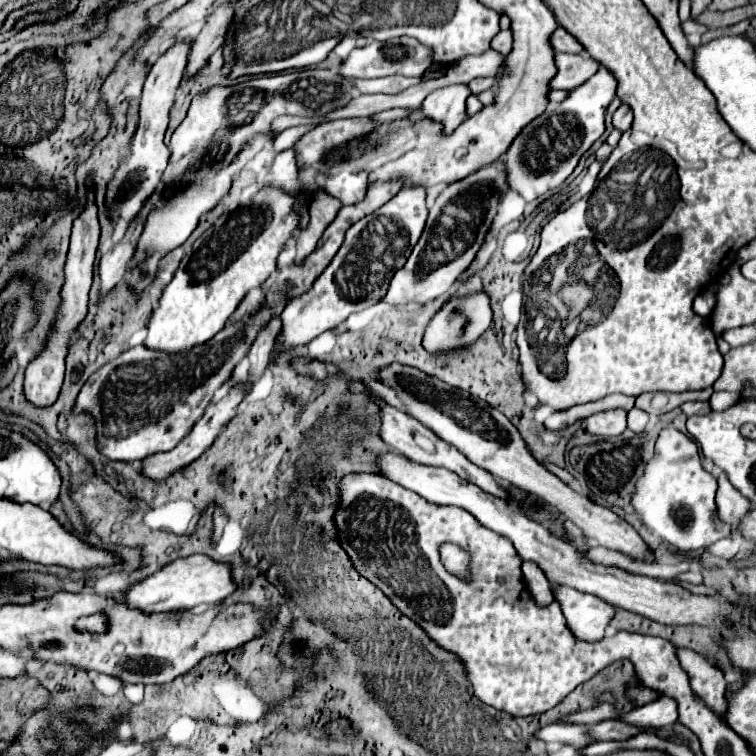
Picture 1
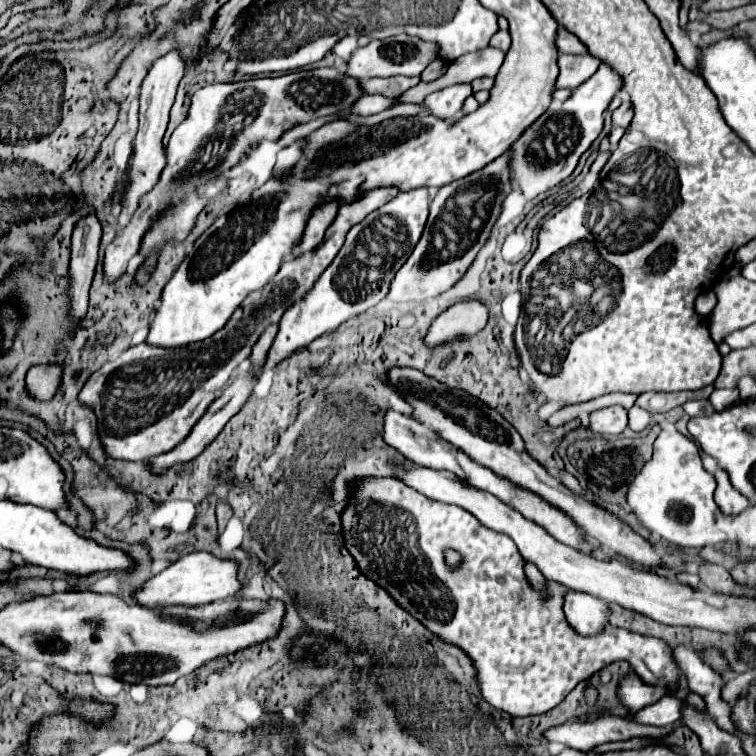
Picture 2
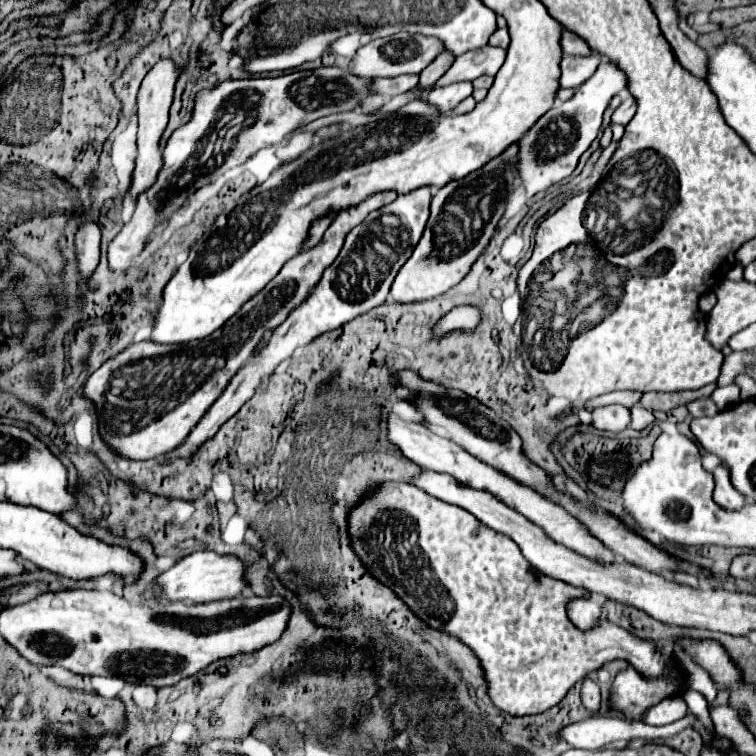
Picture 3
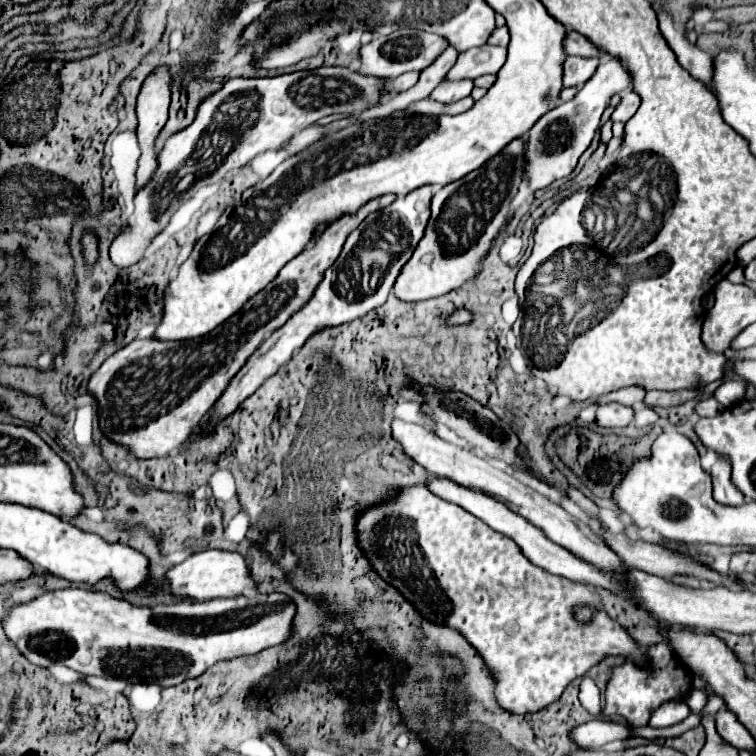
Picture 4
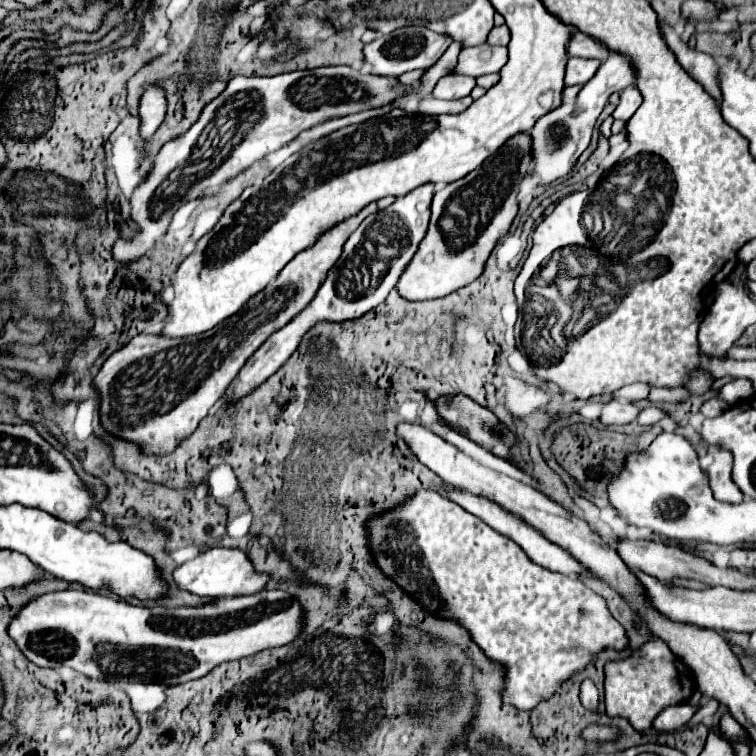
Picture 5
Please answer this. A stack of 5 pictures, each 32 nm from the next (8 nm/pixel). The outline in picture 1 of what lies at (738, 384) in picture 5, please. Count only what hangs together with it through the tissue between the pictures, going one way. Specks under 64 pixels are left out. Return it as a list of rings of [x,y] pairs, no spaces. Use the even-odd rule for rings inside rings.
[[[714,392],[712,398],[710,398],[710,408],[714,412],[722,412],[722,410],[730,408],[736,402],[738,402],[738,396],[732,394],[732,392]]]

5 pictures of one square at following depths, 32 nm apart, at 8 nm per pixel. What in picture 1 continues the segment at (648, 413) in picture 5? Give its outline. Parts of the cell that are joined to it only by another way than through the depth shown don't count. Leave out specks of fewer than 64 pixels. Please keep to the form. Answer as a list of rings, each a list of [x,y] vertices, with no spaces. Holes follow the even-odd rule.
[[[632,408],[632,410],[628,412],[628,428],[630,428],[632,432],[640,434],[640,432],[646,430],[646,426],[648,426],[648,414],[646,414],[644,410]]]

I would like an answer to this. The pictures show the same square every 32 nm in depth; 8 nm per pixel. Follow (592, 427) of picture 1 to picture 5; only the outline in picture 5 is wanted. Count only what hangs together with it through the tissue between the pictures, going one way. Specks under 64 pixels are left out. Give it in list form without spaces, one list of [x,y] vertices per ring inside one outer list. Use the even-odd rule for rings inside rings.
[[[612,400],[608,404],[604,404],[602,412],[600,412],[600,422],[604,426],[622,426],[622,424],[630,424],[636,420],[636,408],[632,404],[624,404],[618,400]]]

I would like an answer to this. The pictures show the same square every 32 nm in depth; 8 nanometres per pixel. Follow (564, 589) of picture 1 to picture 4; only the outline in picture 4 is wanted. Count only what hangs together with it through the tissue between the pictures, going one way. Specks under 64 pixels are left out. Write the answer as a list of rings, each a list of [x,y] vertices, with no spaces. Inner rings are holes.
[[[578,604],[578,606],[574,606],[574,618],[580,624],[588,624],[594,614],[596,614],[596,606],[590,606],[590,604]]]

